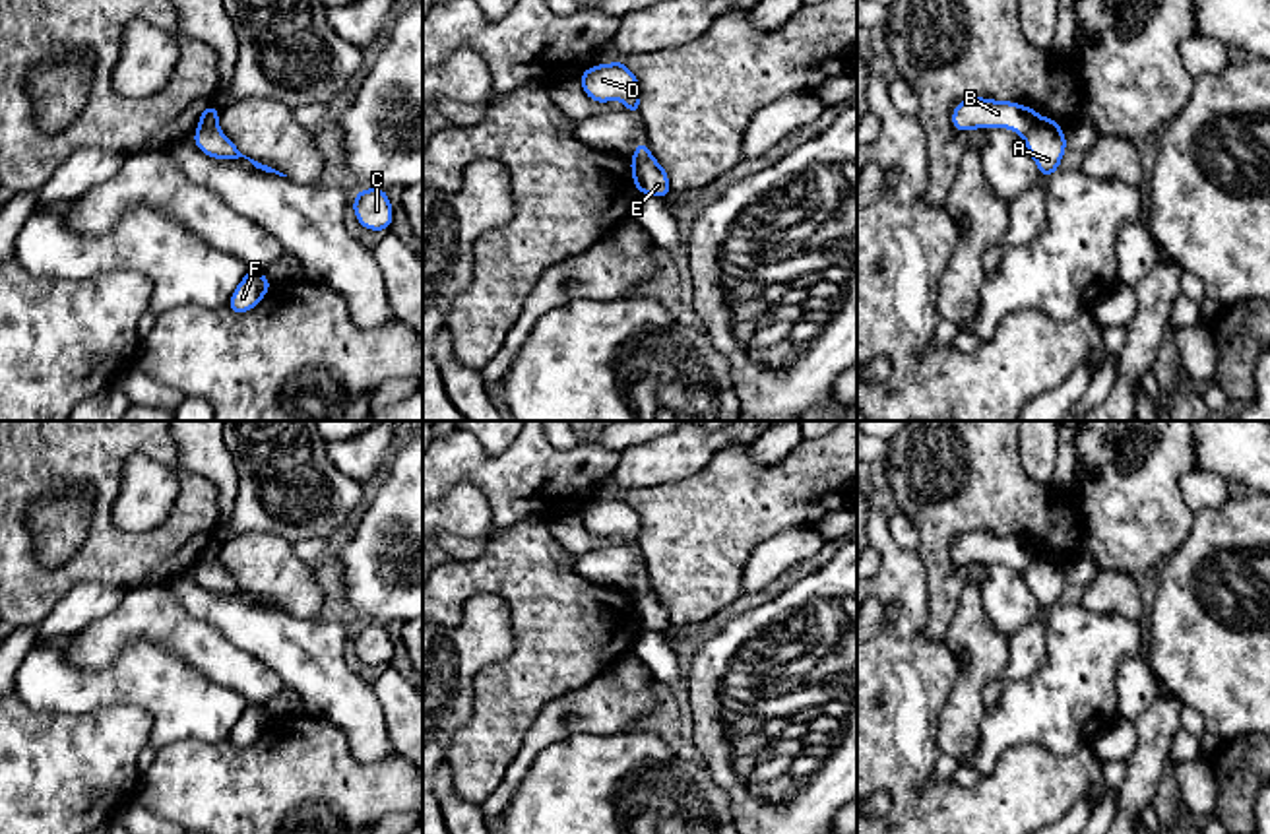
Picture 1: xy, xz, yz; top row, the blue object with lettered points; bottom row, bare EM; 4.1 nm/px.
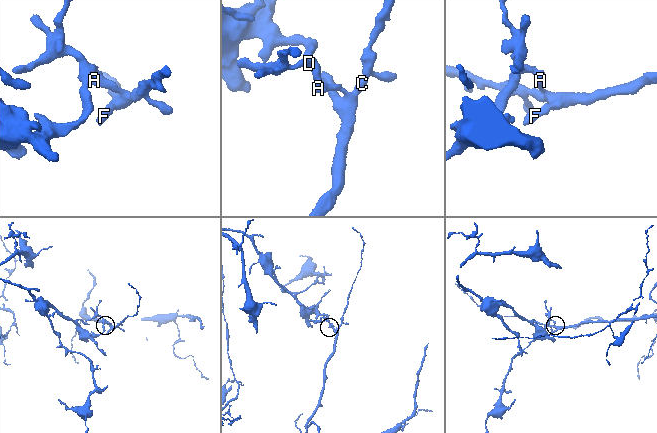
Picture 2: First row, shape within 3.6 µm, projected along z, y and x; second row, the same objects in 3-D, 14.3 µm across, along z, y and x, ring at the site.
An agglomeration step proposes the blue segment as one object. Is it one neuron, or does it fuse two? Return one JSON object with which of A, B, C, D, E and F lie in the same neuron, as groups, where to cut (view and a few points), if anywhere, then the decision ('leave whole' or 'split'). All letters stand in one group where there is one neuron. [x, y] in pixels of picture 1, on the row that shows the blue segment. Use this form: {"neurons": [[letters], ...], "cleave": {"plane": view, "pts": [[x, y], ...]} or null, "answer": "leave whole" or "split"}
{"neurons": [["A", "C", "E", "F"], ["B", "D"]], "cleave": {"plane": "yz", "pts": [[1040, 117], [1022, 136]]}, "answer": "split"}

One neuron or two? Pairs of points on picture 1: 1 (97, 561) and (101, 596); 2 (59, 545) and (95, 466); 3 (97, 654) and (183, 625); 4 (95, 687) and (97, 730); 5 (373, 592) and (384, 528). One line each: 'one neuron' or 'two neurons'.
1: two neurons
2: two neurons
3: one neuron
4: two neurons
5: one neuron

